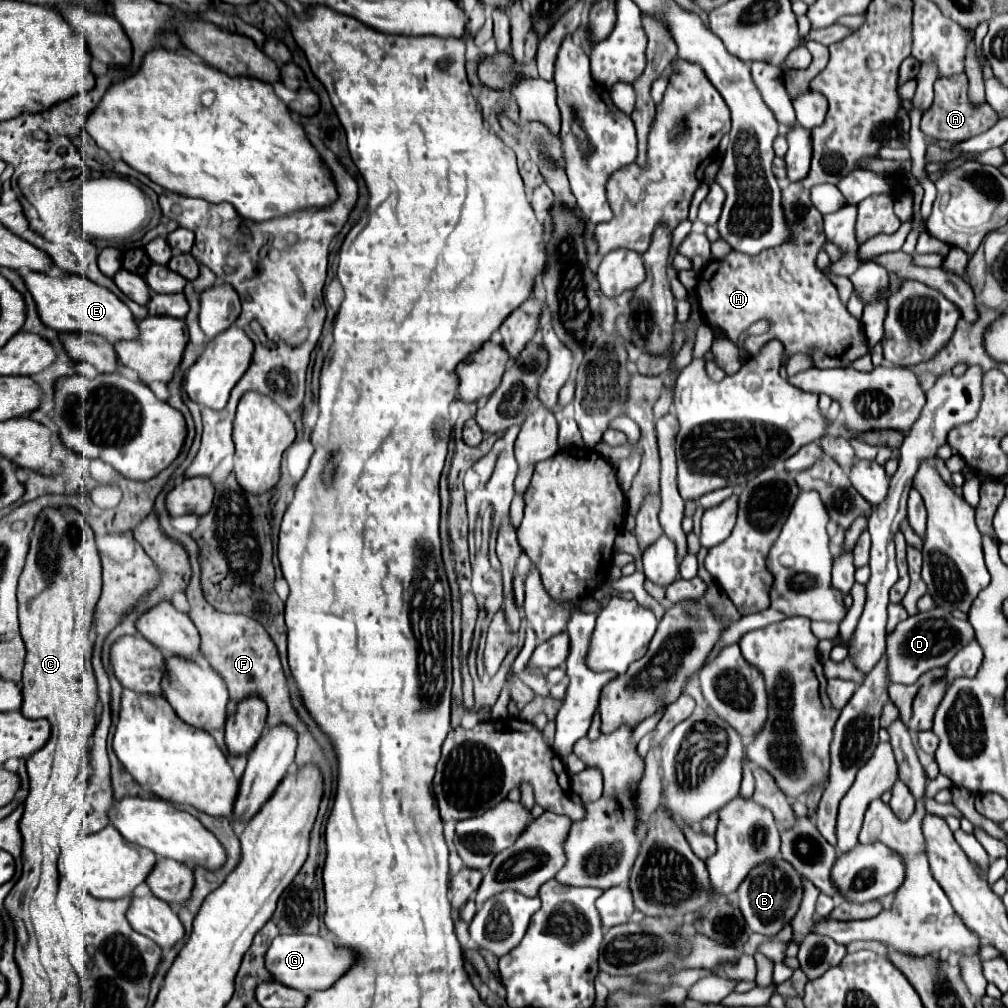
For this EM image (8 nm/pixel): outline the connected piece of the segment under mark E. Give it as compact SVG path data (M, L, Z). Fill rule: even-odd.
M26 271L22 279L36 301L40 321L50 329L56 329L60 333L96 333L106 337L108 341L132 339L138 335L138 321L132 317L130 309L112 291L96 285L88 277L76 273L52 277L46 273Z

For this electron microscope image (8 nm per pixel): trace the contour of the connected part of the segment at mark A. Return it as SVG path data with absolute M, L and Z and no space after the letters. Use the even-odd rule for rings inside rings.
M966 75L936 79L934 87L936 87L936 97L934 97L932 107L922 117L922 123L920 123L922 131L938 135L940 139L950 141L950 143L960 143L960 141L966 141L974 135L988 131L998 121L996 113L992 111L992 107L988 103L972 105L972 101L968 97L968 77Z

